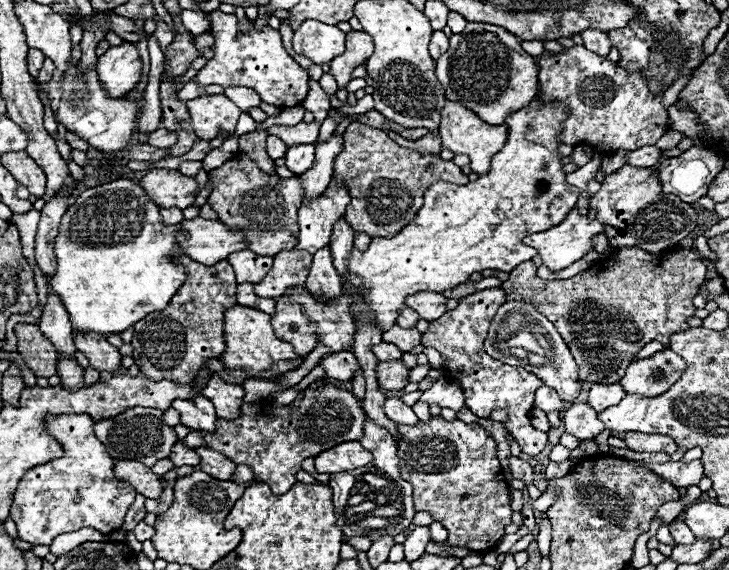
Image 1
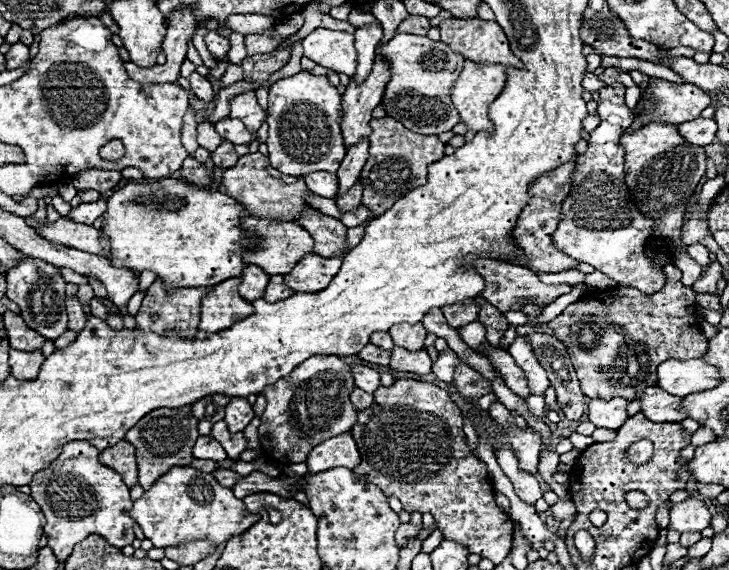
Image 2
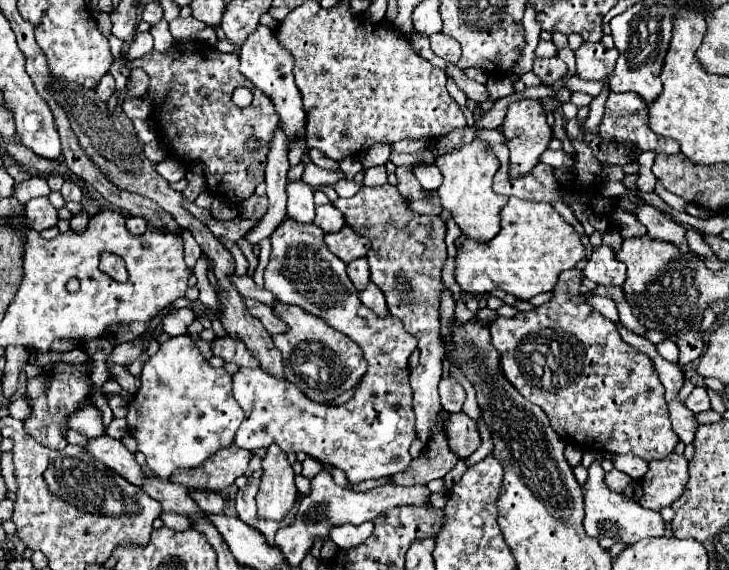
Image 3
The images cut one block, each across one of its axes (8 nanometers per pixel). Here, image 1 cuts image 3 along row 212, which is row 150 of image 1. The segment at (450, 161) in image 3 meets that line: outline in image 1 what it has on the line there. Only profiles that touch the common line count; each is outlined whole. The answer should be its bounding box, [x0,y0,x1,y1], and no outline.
[440,102,508,174]

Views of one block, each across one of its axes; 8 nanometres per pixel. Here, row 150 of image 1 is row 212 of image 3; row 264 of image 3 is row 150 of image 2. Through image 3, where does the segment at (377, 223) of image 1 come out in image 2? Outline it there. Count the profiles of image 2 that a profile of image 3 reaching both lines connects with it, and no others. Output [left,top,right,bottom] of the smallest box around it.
[360,116,444,216]

